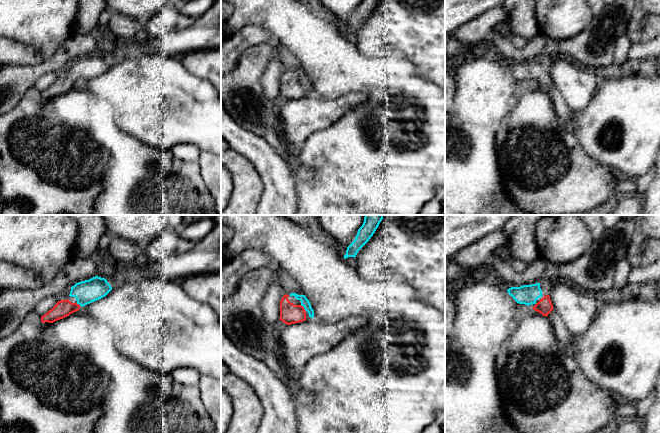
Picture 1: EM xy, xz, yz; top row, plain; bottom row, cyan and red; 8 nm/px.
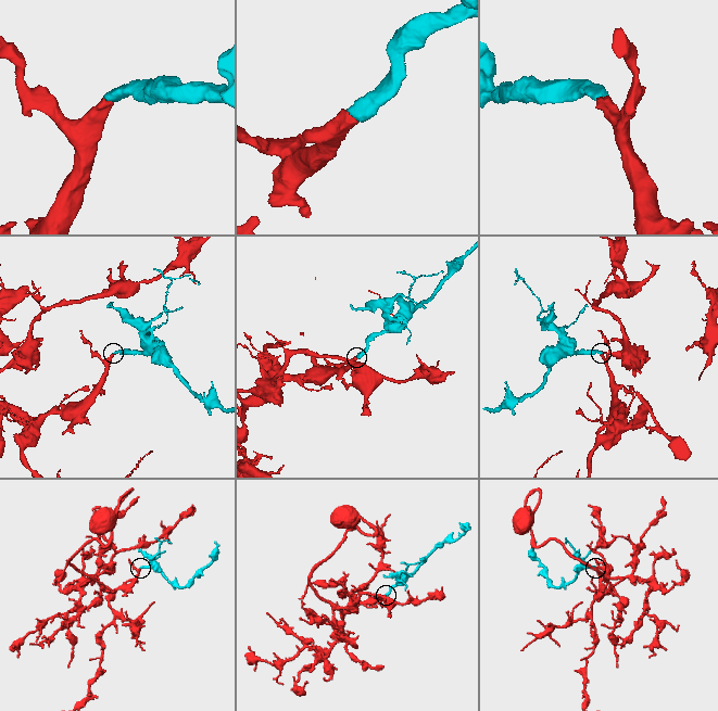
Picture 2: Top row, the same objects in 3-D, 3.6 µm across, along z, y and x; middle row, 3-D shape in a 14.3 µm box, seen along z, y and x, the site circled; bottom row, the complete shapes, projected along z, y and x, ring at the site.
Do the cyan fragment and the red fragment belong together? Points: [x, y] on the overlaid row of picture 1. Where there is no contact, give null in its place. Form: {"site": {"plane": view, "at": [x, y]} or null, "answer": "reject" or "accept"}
{"site": {"plane": "xz", "at": [303, 306]}, "answer": "accept"}

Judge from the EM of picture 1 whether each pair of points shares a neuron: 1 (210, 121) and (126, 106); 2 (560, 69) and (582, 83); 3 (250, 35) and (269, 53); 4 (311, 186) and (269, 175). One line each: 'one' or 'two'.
1: one
2: one
3: two
4: two

